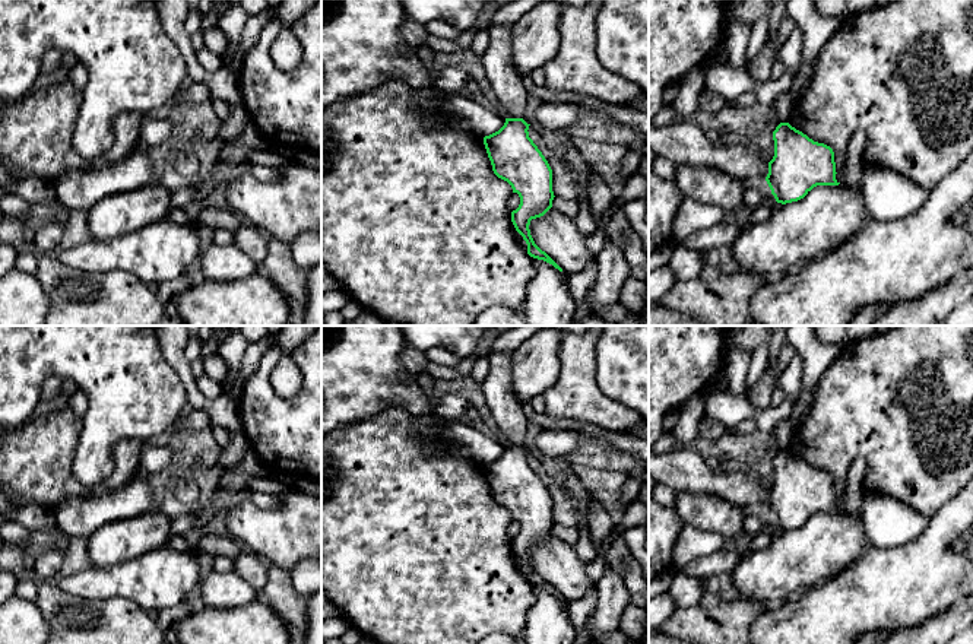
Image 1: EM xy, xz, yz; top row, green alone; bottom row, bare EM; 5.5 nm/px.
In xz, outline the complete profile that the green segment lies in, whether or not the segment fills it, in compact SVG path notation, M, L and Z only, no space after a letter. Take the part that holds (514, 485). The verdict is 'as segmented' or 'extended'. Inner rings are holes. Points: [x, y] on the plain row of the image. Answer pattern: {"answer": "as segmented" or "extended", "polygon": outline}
{"answer": "extended", "polygon": "M491 352L488 359L489 372L481 384L482 393L507 445L498 459L484 464L484 472L494 501L507 508L520 524L519 534L511 539L511 549L526 568L527 581L562 599L535 571L529 556L532 546L543 543L552 534L555 523L552 497L529 464L530 451L523 447L529 421L513 391L511 352Z"}

